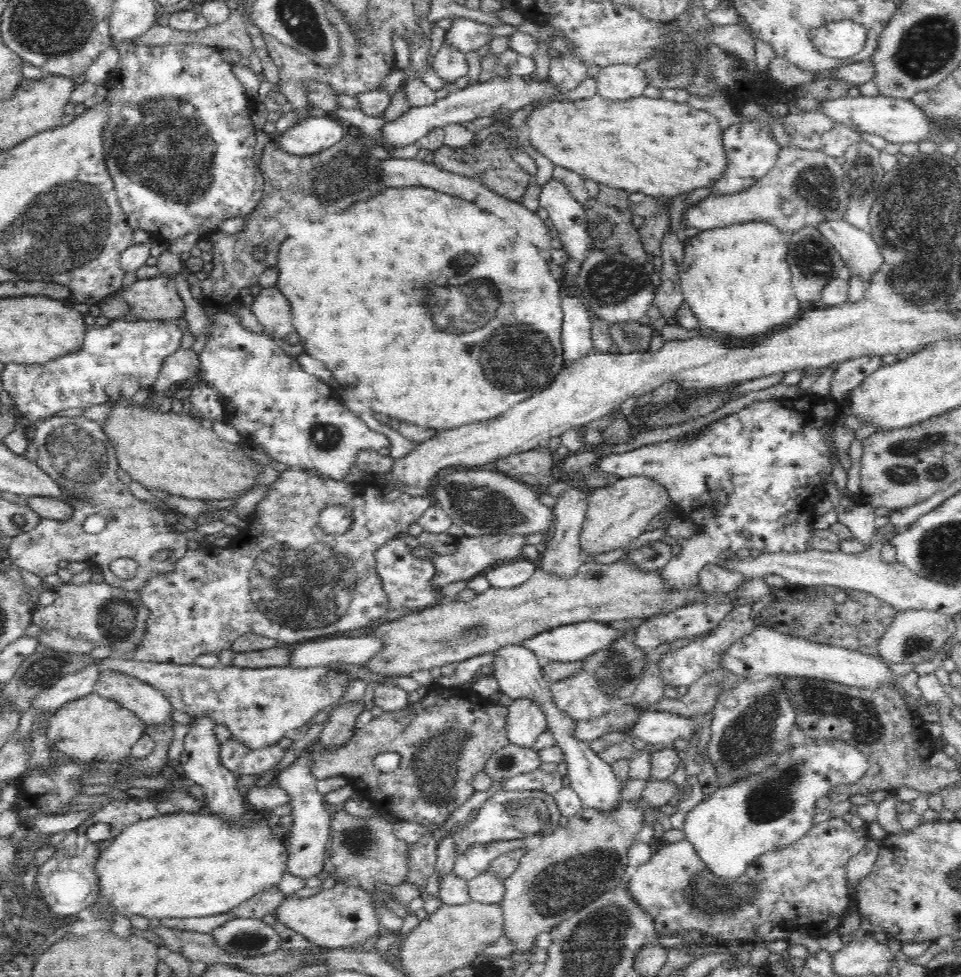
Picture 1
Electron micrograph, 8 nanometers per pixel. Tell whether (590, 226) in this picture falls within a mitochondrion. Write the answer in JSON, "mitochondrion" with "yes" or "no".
{"mitochondrion":"no"}

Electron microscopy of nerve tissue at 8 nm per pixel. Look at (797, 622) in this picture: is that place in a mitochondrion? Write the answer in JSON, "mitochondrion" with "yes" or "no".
{"mitochondrion":"yes"}

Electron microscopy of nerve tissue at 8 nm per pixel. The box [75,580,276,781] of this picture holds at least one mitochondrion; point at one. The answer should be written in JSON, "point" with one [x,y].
{"point":[118,619]}

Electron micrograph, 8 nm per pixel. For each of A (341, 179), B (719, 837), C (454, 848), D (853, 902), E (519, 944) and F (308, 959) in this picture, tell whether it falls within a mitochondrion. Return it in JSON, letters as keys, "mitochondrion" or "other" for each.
{"A":"mitochondrion","B":"other","C":"other","D":"other","E":"other","F":"other"}

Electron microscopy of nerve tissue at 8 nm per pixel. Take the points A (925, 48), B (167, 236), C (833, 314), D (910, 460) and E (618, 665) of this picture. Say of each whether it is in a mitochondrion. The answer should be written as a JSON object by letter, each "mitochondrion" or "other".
{"A":"mitochondrion","B":"other","C":"other","D":"mitochondrion","E":"mitochondrion"}

